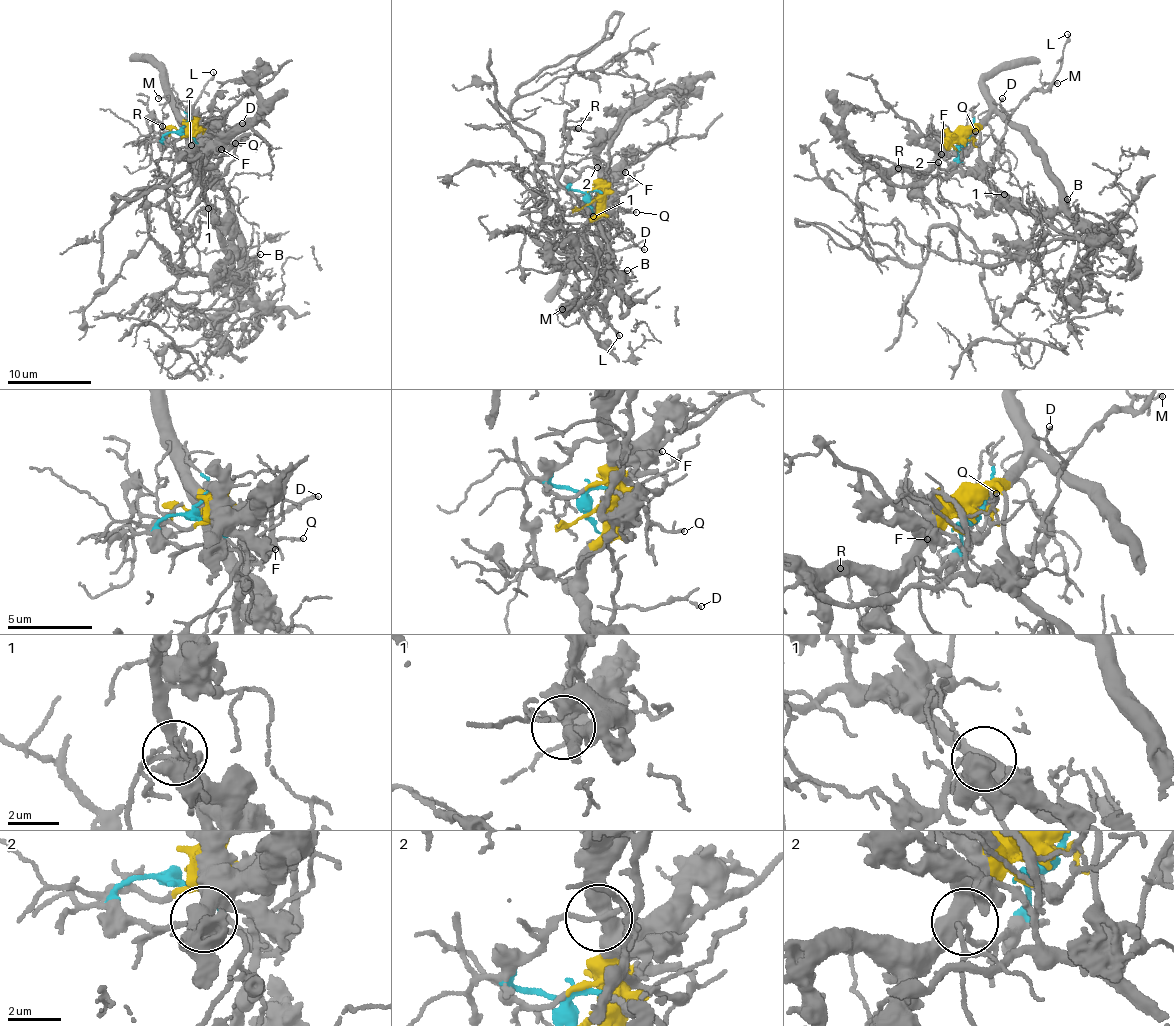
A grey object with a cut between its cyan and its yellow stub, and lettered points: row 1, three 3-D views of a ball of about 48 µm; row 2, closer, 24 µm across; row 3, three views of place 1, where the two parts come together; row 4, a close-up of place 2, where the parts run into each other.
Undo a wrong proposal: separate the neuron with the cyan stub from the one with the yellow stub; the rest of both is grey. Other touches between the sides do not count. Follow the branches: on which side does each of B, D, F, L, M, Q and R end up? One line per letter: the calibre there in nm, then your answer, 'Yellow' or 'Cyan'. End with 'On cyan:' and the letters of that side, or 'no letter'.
B: Thickness 170 nm. Yellow
D: Thickness 90 nm. Yellow
F: Thickness 440 nm. Yellow
L: Thickness 200 nm. Yellow
M: Thickness 110 nm. Yellow
Q: Thickness 180 nm. Yellow
R: Thickness 150 nm. Yellow
On cyan: no letter

